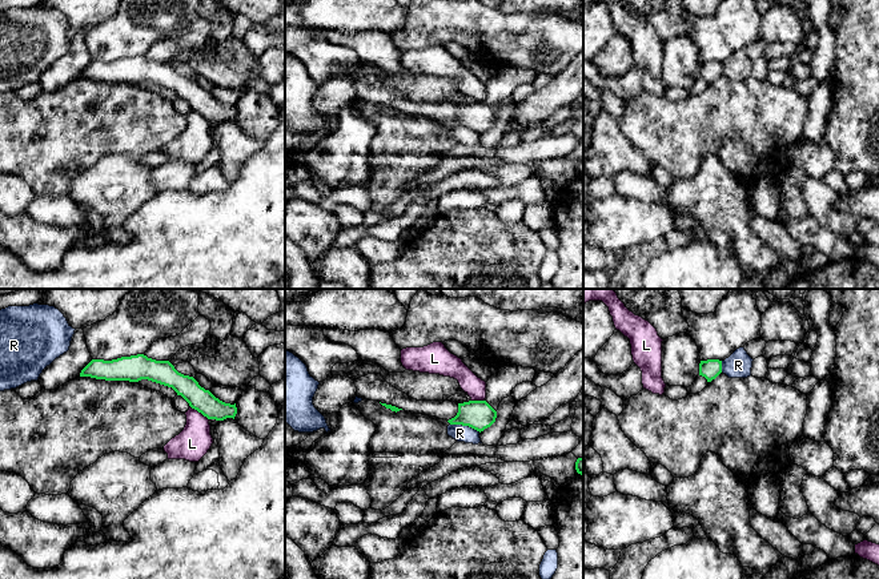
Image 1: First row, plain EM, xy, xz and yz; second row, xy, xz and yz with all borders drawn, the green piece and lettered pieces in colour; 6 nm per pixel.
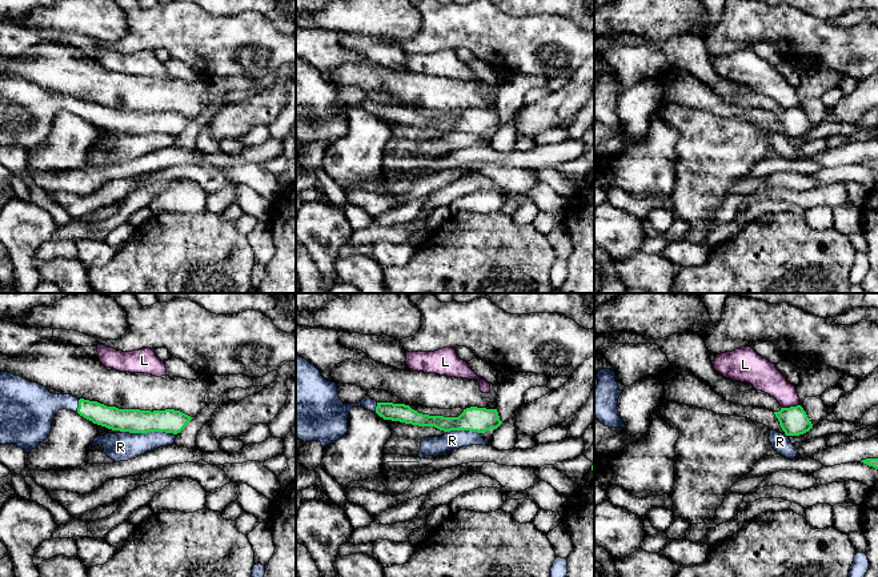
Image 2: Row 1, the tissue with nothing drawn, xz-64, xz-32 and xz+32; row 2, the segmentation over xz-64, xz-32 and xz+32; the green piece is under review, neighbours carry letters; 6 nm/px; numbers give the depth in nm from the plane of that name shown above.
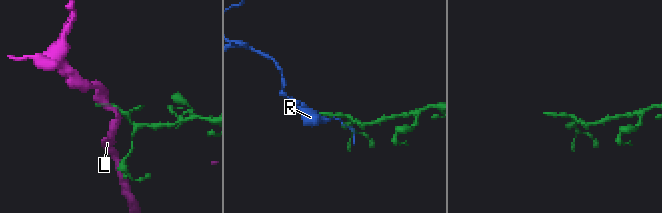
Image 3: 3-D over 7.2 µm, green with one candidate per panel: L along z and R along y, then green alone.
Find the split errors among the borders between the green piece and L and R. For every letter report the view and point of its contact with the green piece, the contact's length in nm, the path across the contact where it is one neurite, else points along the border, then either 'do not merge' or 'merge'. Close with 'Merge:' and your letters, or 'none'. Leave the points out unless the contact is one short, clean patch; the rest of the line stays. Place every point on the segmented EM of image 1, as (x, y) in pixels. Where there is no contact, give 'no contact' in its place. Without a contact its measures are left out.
L: xy (200, 411) | 140 nm | along xy (191, 406), (208, 419) | do not merge
R: xz (465, 425) | 190 nm | merge
Merge: R

